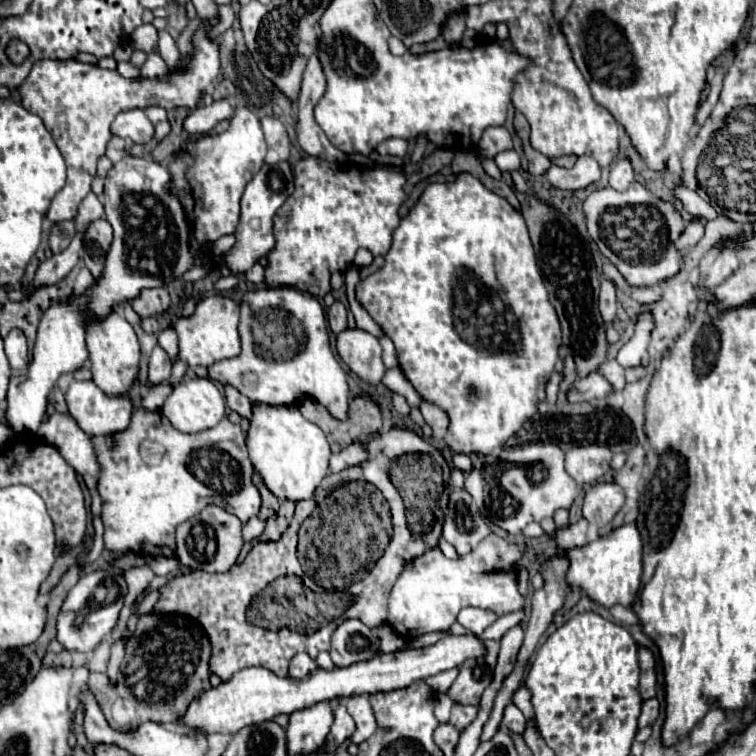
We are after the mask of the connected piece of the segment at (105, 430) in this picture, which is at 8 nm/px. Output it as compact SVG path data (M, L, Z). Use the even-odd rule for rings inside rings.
M71 380L65 394L71 416L89 436L121 432L131 418L131 400L127 396L105 396L91 380Z

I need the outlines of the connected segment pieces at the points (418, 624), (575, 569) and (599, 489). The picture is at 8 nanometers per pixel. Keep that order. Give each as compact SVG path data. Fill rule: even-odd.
M489 534L487 538L483 538L477 544L475 550L459 556L457 560L445 558L439 548L427 550L425 554L413 558L413 562L409 562L409 566L405 566L405 570L401 572L401 576L397 578L397 582L391 590L391 594L389 594L389 620L387 620L389 626L393 630L397 630L397 634L401 634L405 640L411 640L413 636L425 634L425 632L449 632L451 624L457 620L459 610L465 606L487 608L487 610L493 610L497 616L521 610L525 598L517 590L517 568L519 568L521 558L525 554L527 554L525 544L511 544L497 534Z
M623 524L621 528L613 530L607 538L603 536L583 548L575 548L569 552L571 568L567 572L567 582L569 586L581 586L591 600L599 602L605 608L611 608L615 604L631 608L635 604L641 586L641 574L643 574L641 550L643 542L637 526Z
M599 482L591 486L585 494L583 516L589 520L589 524L603 528L621 510L623 502L625 502L625 494L615 482Z

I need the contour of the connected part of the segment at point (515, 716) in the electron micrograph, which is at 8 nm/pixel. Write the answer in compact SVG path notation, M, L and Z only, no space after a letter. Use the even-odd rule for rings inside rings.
M509 704L509 706L505 706L505 714L503 714L503 722L501 724L505 728L509 728L511 732L523 734L523 730L525 730L525 716L521 714L521 710L515 704Z

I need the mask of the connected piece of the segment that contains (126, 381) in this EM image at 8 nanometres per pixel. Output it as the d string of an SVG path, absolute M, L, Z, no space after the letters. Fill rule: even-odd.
M115 312L101 322L91 322L87 328L87 348L93 370L93 382L109 396L127 394L139 376L139 356L141 356L133 326Z

